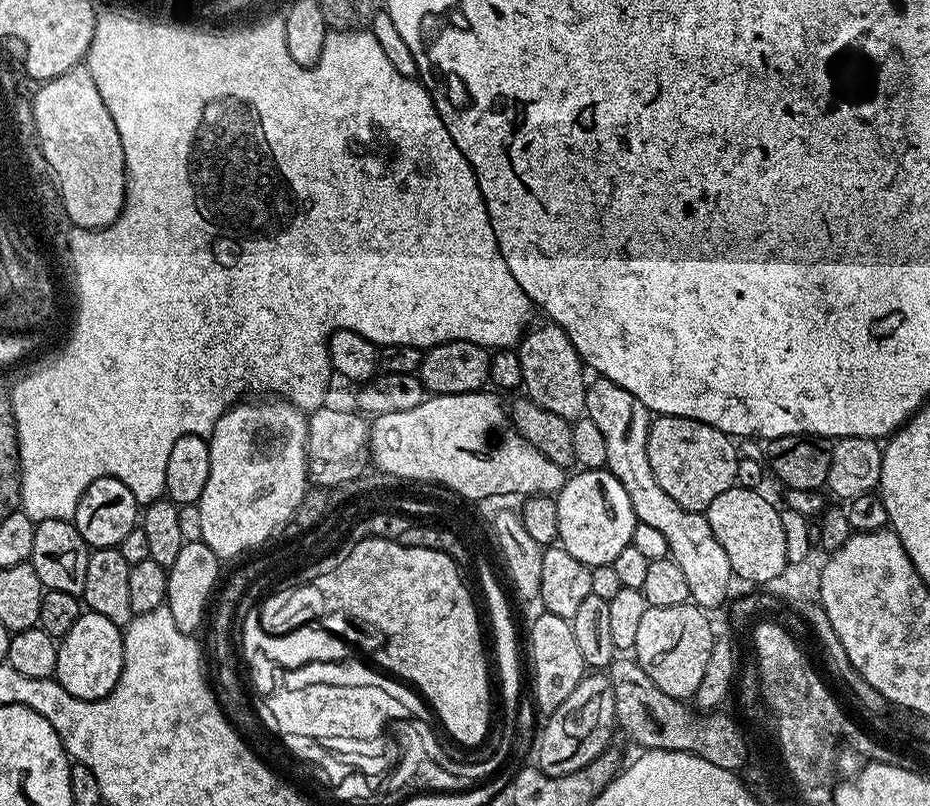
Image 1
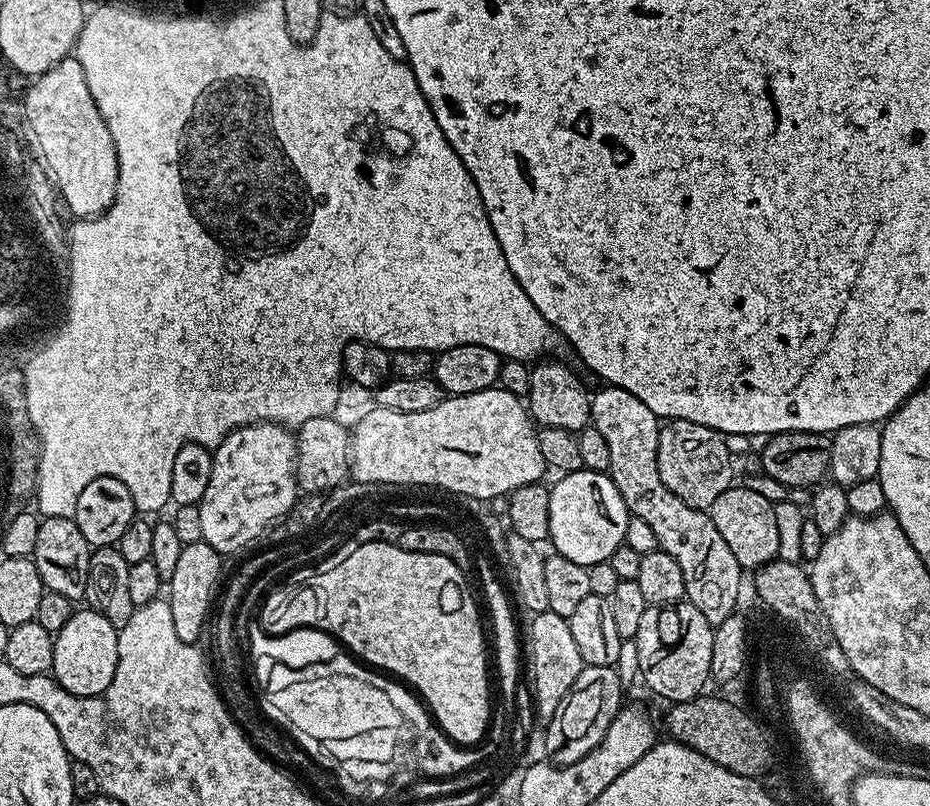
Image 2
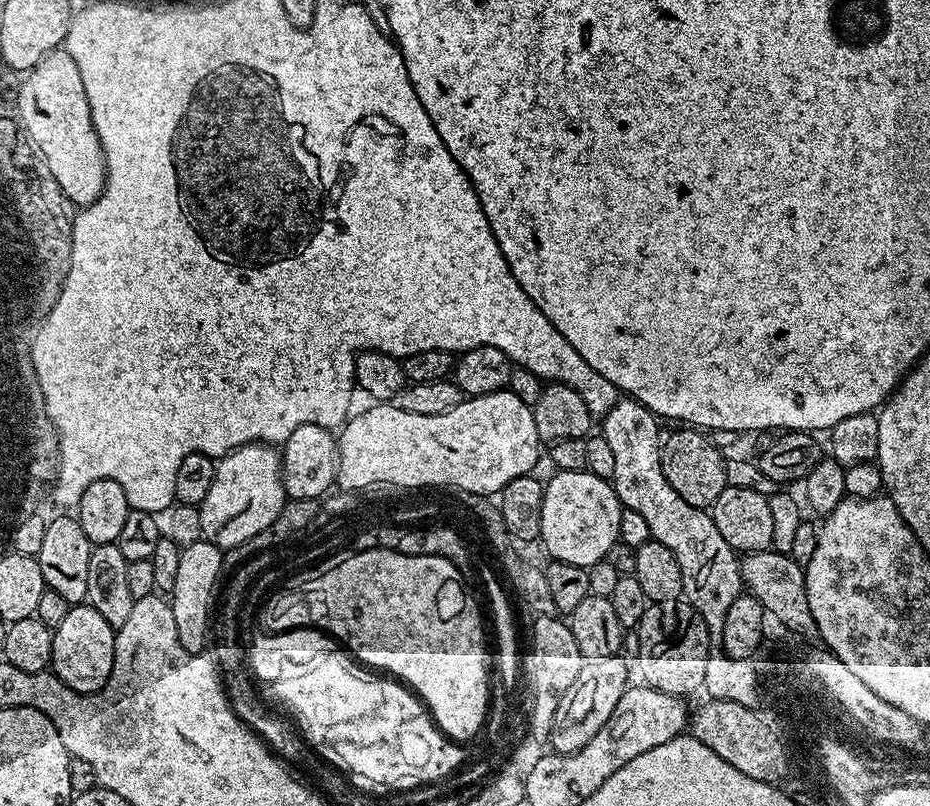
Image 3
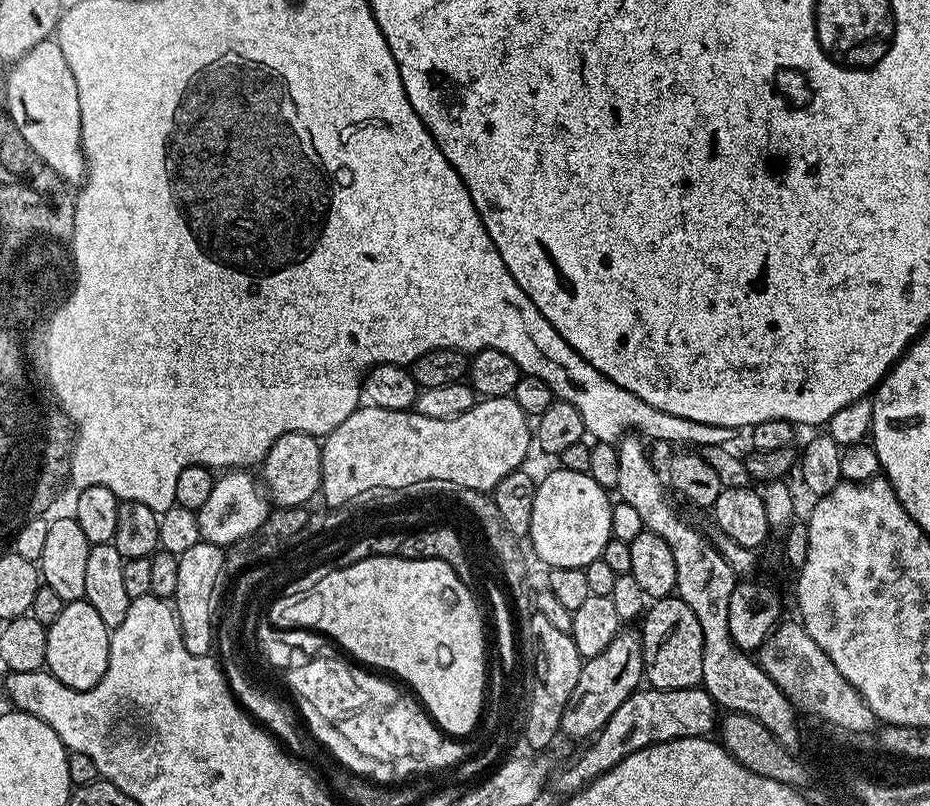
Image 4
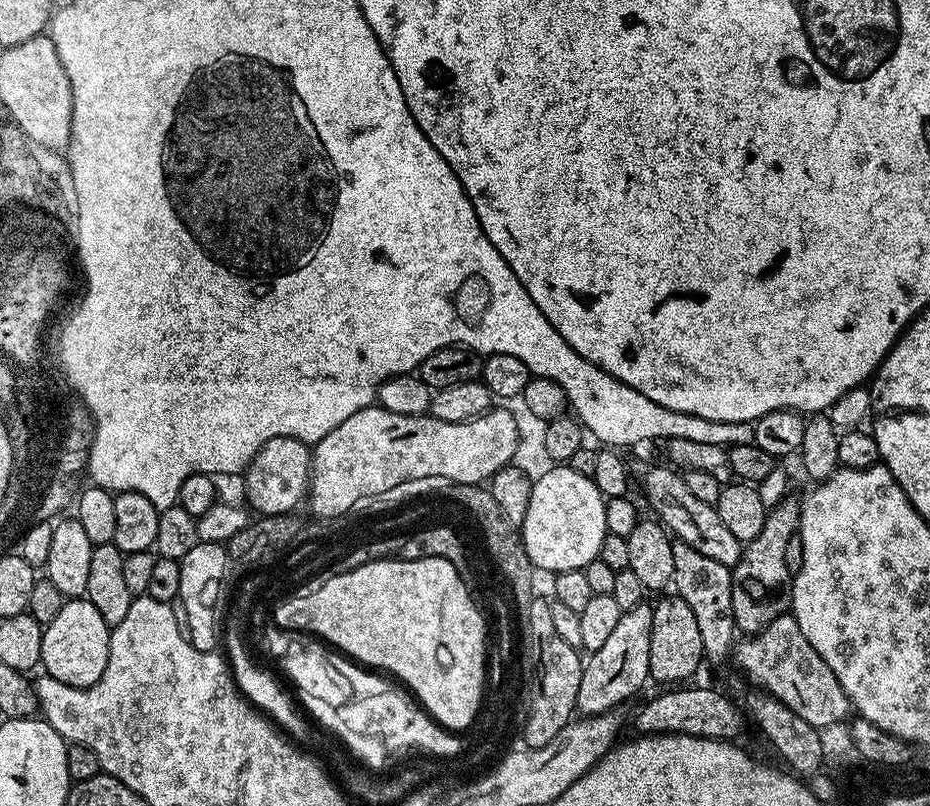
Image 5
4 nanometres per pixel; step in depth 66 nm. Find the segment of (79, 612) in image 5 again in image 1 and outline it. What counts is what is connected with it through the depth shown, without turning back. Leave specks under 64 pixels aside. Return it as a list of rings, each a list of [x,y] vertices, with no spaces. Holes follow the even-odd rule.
[[[81,611],[78,622],[58,644],[58,662],[55,680],[74,698],[83,700],[101,700],[108,696],[122,674],[124,661],[124,634],[121,625],[102,618],[102,614]]]

